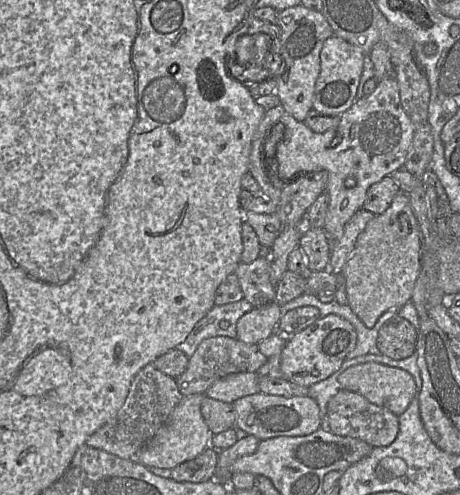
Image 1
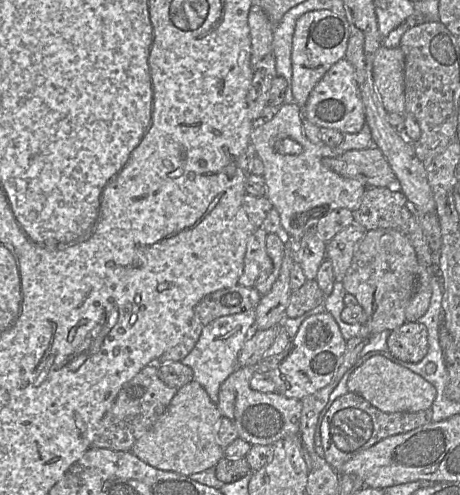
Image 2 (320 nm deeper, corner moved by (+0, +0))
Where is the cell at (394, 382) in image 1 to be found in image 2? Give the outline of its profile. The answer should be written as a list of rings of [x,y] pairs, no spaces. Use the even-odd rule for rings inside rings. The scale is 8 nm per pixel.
[[[381,355],[367,359],[350,375],[347,388],[385,413],[418,412],[429,409],[436,396],[436,388],[420,375]]]

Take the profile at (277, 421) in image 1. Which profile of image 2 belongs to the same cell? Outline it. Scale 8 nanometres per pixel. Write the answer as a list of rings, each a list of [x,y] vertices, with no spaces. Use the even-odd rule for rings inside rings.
[[[257,366],[238,367],[220,386],[218,409],[236,426],[238,435],[250,445],[273,445],[289,435],[299,435],[302,401],[287,398],[276,392],[262,393],[253,390],[250,380]]]

